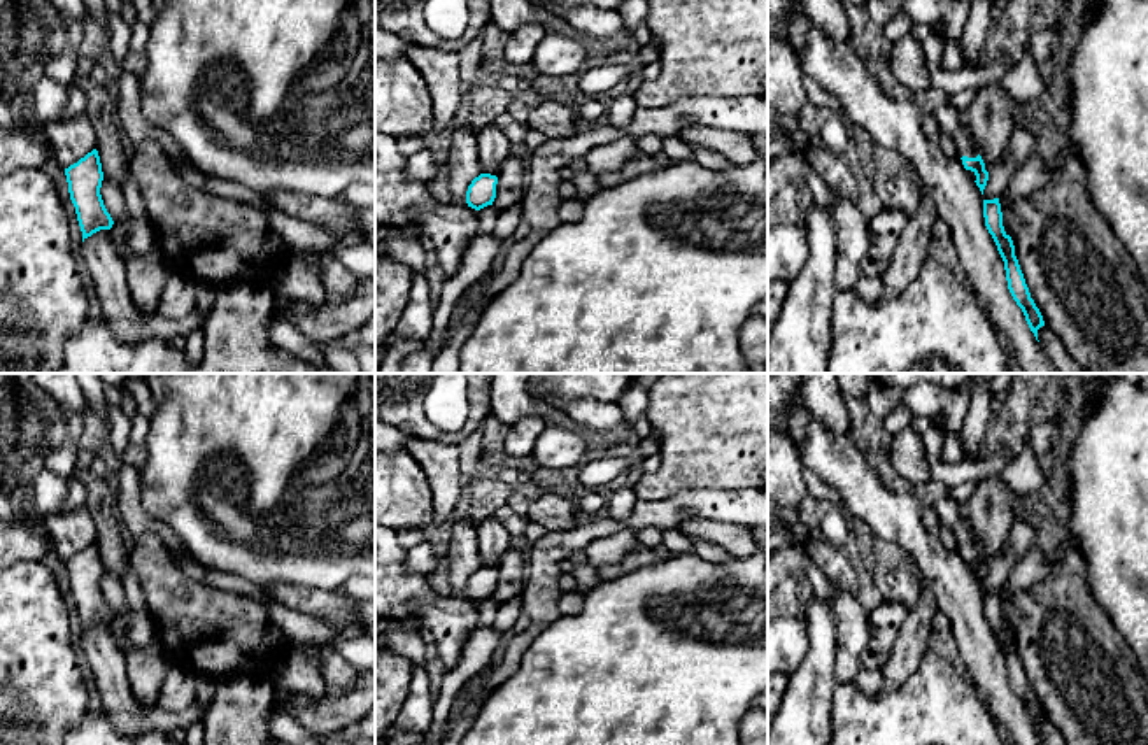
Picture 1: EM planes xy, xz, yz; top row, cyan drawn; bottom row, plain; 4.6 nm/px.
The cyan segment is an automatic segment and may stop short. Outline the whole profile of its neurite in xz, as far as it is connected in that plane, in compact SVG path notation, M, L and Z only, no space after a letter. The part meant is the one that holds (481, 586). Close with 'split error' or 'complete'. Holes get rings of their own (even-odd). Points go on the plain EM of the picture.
M480 566L471 573L466 584L468 600L480 603L487 598L493 598L496 591L498 570L491 566Z; complete

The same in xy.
M93 542L77 556L65 561L70 592L75 600L82 635L100 622L110 622L114 614L107 605L100 580L103 573L98 543Z; complete

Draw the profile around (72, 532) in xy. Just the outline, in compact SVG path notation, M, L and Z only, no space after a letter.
M84 505L72 512L42 517L40 521L63 561L68 561L96 542L96 526Z

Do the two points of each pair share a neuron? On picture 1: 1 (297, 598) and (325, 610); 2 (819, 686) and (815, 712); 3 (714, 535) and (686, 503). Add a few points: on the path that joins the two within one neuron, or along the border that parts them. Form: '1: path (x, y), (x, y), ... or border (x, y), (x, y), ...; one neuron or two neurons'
1: path (304, 600), (318, 603); one neuron
2: path (815, 693), (815, 705); one neuron
3: border (717, 521), (747, 528); two neurons

